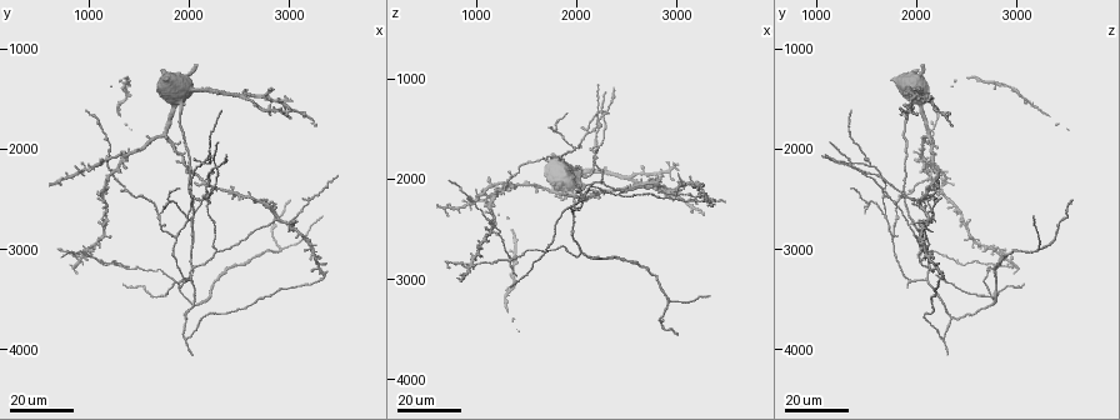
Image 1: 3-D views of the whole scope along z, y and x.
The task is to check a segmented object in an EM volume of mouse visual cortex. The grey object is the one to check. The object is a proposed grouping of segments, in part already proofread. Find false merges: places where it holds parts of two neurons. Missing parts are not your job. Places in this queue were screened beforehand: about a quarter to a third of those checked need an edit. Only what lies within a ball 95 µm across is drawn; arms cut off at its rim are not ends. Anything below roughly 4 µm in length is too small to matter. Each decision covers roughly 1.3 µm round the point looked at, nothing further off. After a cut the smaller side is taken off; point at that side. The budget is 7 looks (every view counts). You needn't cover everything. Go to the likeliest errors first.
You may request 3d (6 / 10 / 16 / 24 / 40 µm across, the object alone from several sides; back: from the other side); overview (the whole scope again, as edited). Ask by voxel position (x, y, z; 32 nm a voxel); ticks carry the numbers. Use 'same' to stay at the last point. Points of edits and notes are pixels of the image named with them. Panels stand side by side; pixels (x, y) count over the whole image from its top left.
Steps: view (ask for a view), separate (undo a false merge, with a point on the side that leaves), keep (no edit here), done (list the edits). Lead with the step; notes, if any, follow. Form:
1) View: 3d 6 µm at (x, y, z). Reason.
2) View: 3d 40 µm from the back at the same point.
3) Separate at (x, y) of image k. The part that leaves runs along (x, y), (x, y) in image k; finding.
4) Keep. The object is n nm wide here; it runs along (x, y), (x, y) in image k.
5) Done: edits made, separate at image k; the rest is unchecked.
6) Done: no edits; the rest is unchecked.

View: 3d 16 µm at (1320, 3140, 2780). Four-way junction.

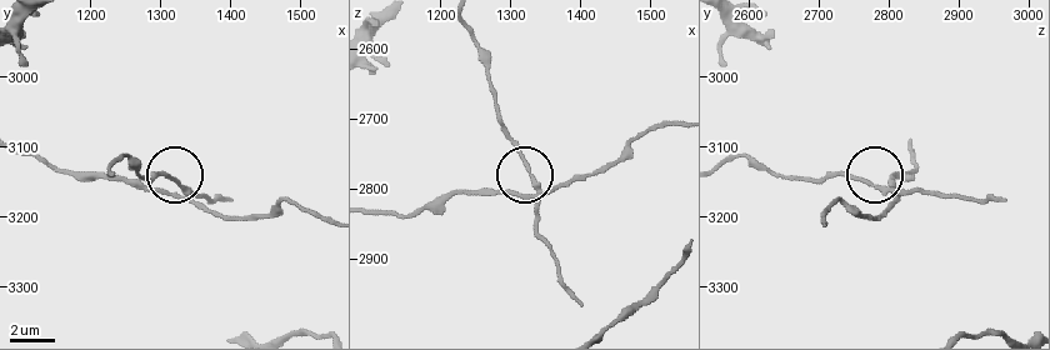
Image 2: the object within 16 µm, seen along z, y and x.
View: 3d 10 µm at (1335, 3160, 2800).

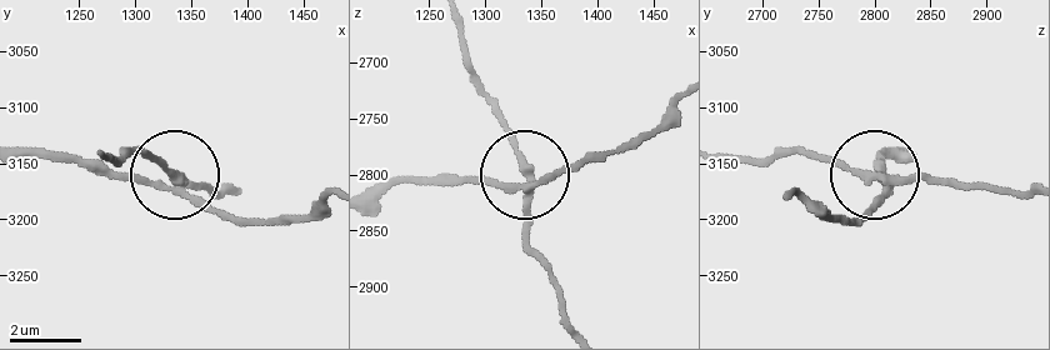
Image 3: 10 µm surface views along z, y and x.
View: 3d 10 µm from the back at (1338, 3162, 2796).

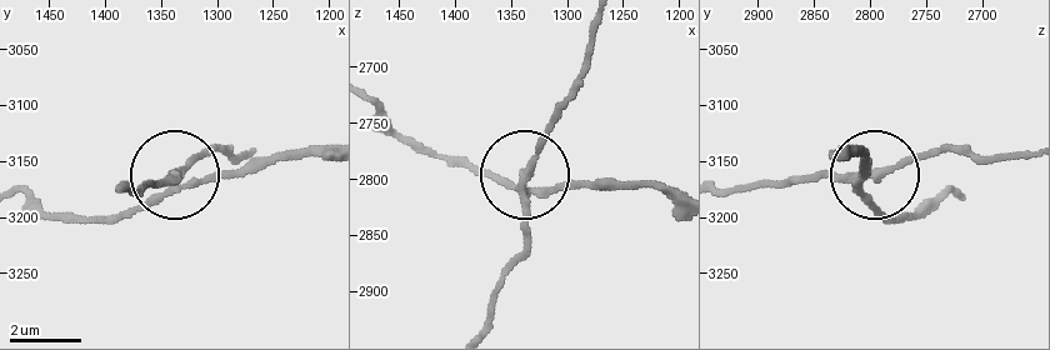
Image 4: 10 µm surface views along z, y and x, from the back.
Separate at (193, 164) of image 4. 4 arms meet here; the part that leaves runs along (525, 188), (594, 20) in image 4; two neurons meet here.

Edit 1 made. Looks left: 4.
View: overview.

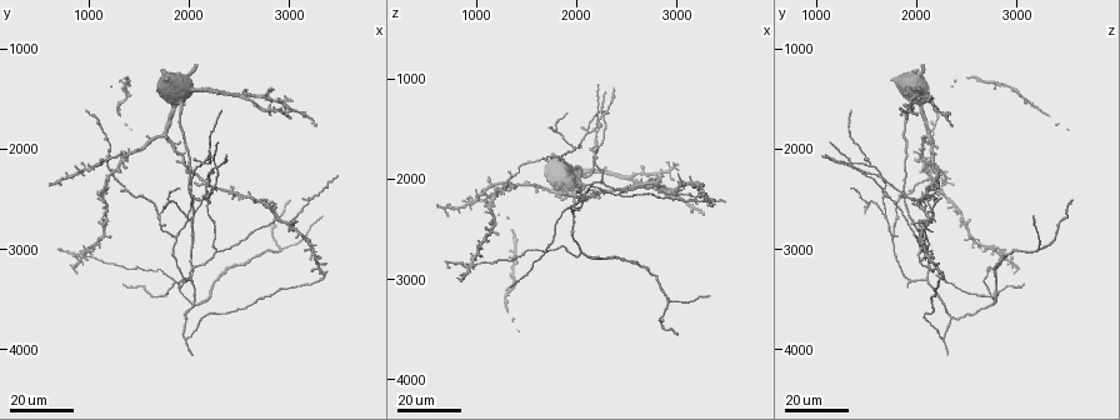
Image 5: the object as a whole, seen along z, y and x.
View: 3d 24 µm at (2100, 2160, 1540). Four-way junction.

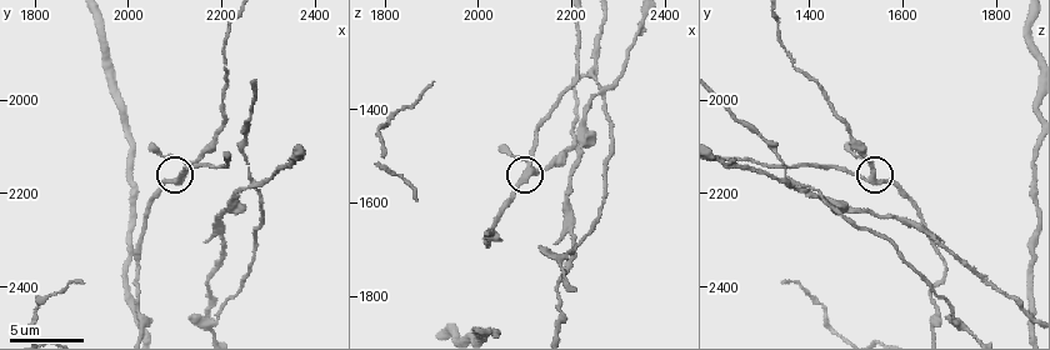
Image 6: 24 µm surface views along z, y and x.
View: 3d 6 µm at (2125, 2170, 1530). Zoom in.

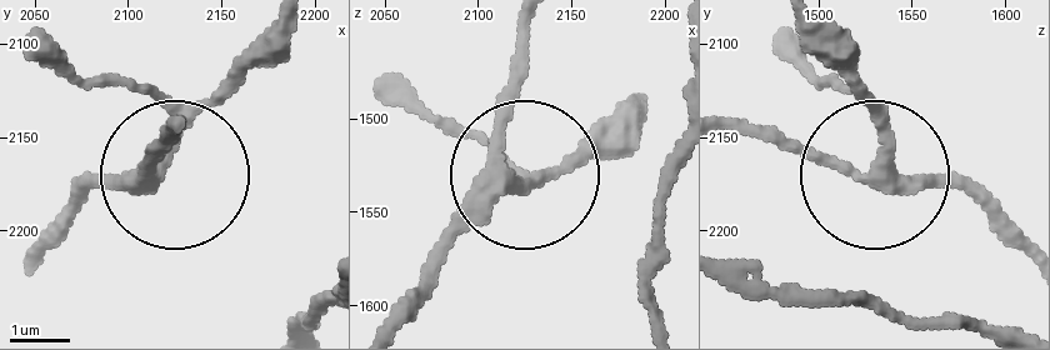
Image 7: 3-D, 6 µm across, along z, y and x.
Keep. It runs along (1024, 249), (964, 194), (725, 130) in image 7; all the same neuron.

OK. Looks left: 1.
Done: edits made, separate at image 4; the rest is unchecked.

